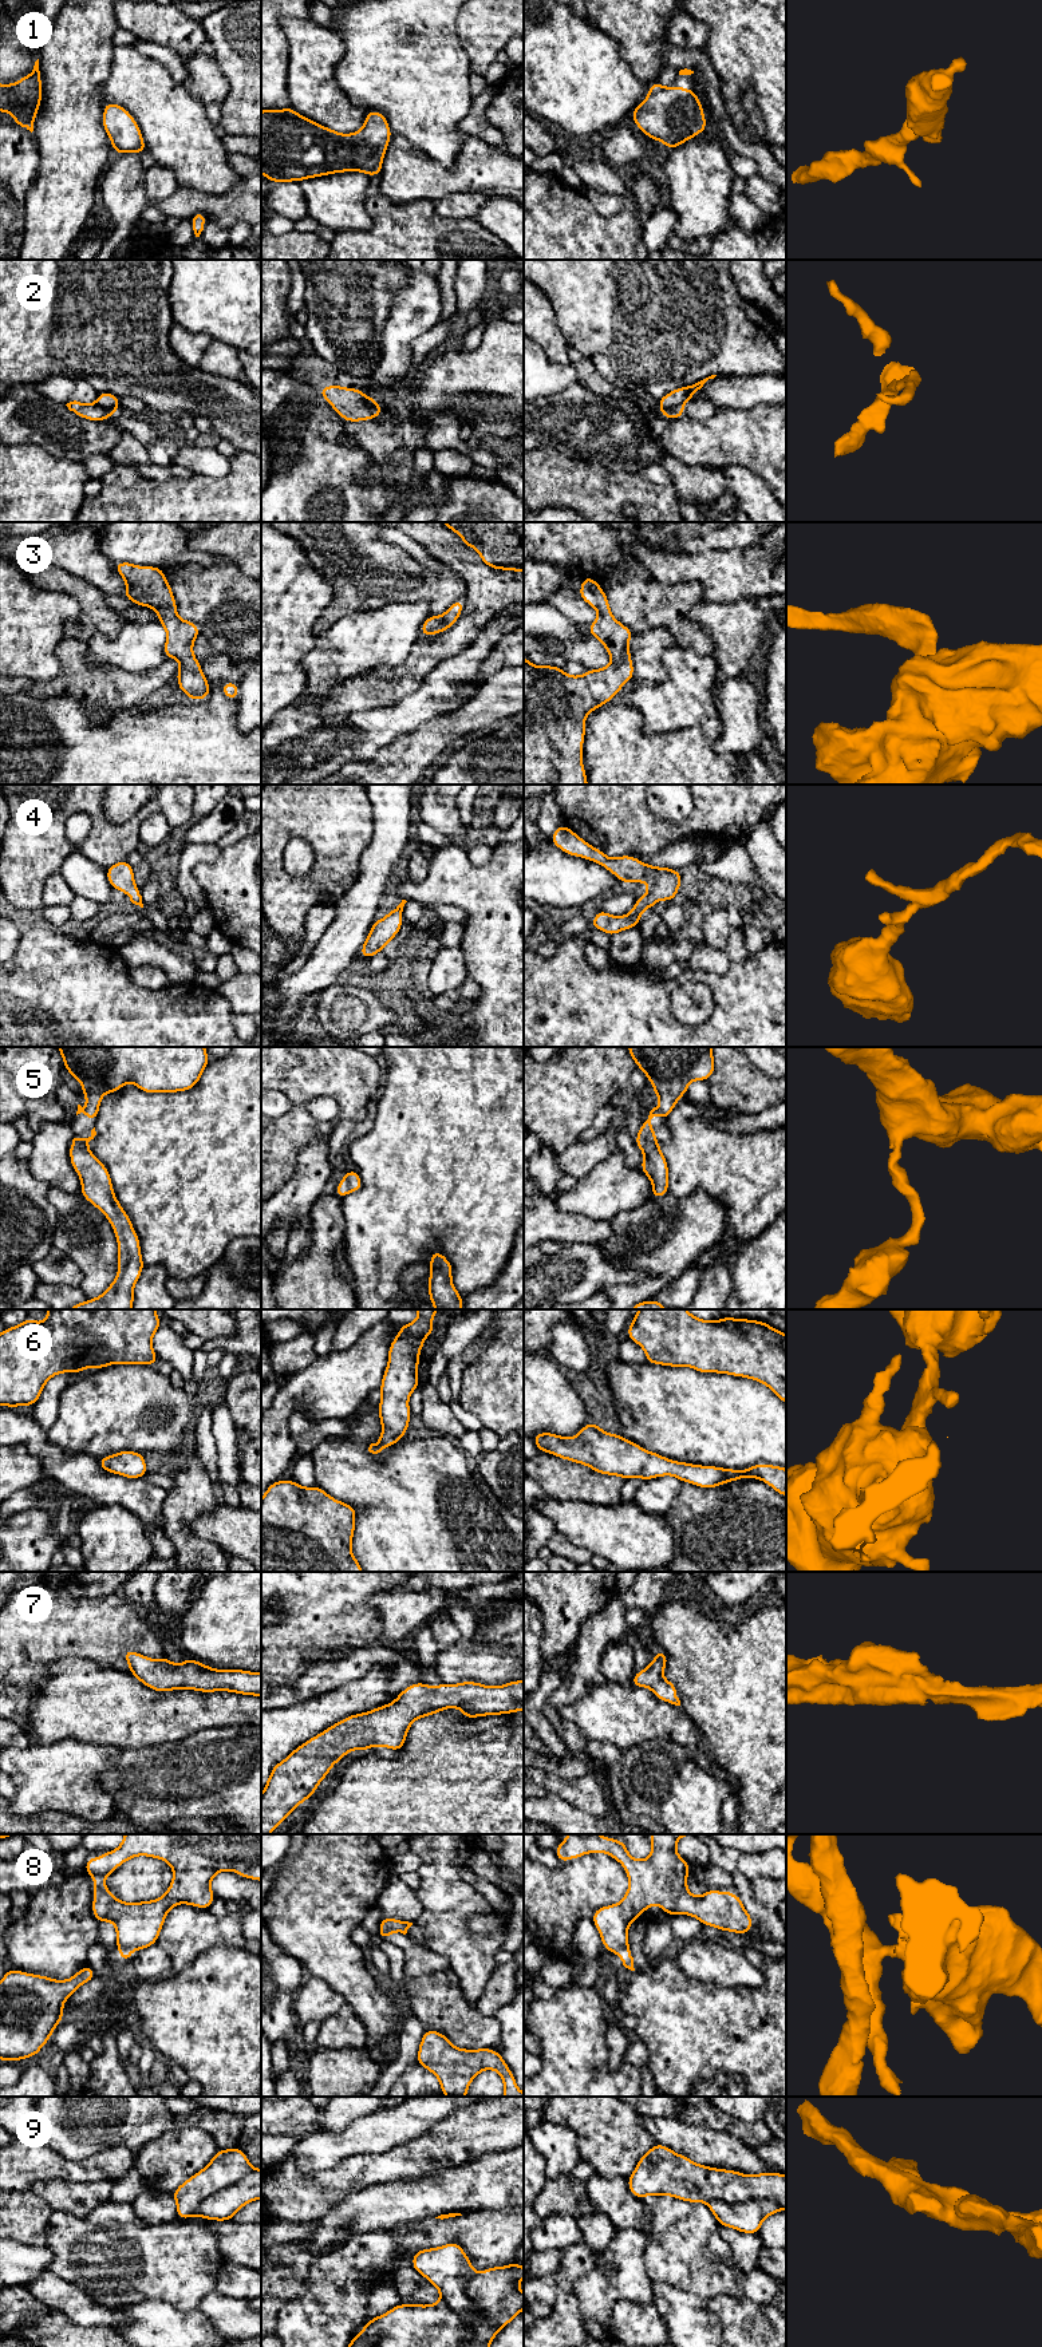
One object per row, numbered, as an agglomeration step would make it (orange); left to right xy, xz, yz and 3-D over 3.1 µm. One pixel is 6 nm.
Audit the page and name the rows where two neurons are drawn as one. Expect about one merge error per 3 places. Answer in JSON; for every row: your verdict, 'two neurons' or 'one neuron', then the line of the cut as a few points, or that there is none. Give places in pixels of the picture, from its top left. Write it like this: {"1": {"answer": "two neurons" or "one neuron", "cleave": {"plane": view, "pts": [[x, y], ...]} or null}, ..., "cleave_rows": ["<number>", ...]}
{"1": {"answer": "one neuron", "cleave": null}, "2": {"answer": "two neurons", "cleave": {"plane": "xz", "pts": [[362, 394], [374, 417]]}}, "3": {"answer": "one neuron", "cleave": null}, "4": {"answer": "one neuron", "cleave": null}, "5": {"answer": "one neuron", "cleave": null}, "6": {"answer": "one neuron", "cleave": null}, "7": {"answer": "one neuron", "cleave": null}, "8": {"answer": "two neurons", "cleave": {"plane": "xy", "pts": [[117, 1947], [131, 1948]]}}, "9": {"answer": "two neurons", "cleave": {"plane": "yz", "pts": [[707, 2203], [713, 2200], [727, 2203], [772, 2200], [781, 2208]]}}, "cleave_rows": ["2", "8", "9"]}

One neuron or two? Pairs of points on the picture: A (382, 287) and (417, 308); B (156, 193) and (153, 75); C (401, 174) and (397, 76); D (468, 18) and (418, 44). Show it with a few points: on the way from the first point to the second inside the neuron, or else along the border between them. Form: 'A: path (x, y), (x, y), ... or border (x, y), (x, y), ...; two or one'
A: border (406, 273), (407, 283), (394, 295), (385, 323); two
B: border (154, 162), (168, 168), (178, 184); two
C: border (393, 134), (405, 137), (425, 154); two
D: border (457, 14), (457, 36), (466, 52); two

